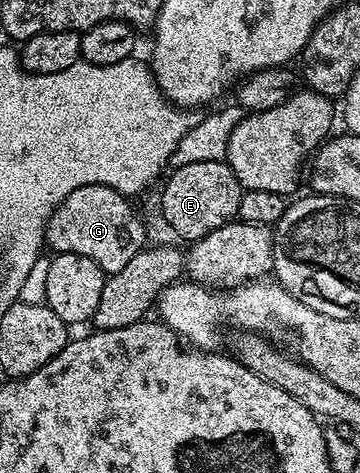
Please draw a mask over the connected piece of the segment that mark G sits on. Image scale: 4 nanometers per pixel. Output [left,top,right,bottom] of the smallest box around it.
[44,185,144,276]

